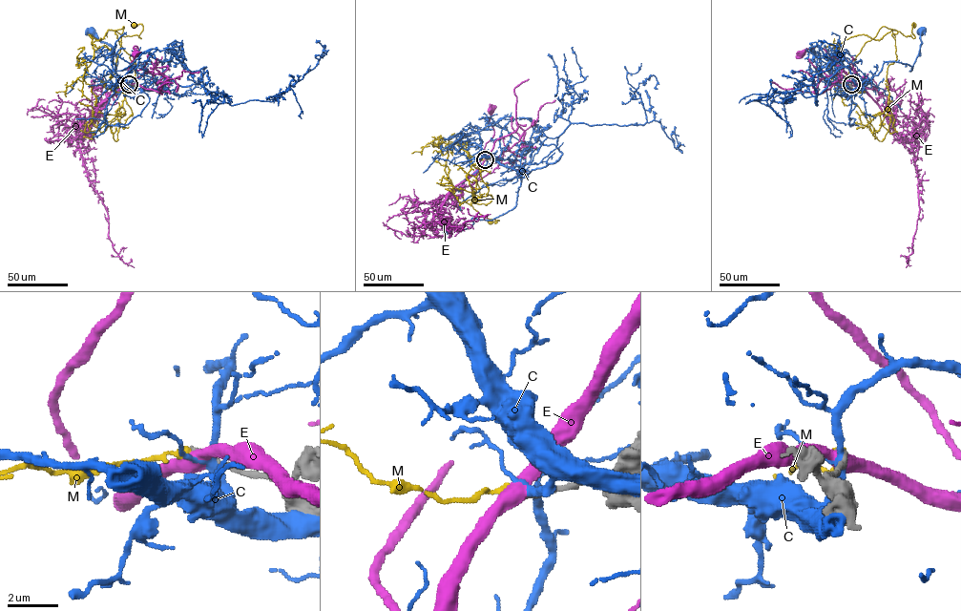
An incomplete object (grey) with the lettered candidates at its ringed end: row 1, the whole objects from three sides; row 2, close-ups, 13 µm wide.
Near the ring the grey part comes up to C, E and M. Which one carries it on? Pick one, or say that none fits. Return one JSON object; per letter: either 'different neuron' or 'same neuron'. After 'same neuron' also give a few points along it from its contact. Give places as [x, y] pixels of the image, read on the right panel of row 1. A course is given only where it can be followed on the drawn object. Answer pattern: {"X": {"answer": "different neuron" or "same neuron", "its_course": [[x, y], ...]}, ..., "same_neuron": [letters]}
{"C": {"answer": "different neuron"}, "E": {"answer": "different neuron"}, "M": {"answer": "different neuron"}, "same_neuron": []}

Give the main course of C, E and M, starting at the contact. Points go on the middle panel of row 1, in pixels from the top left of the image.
C: (486, 159), (497, 160), (519, 173), (516, 205), (490, 220), (472, 218), (473, 223), (466, 229), (448, 230)
E: (486, 159), (476, 171), (485, 144), (494, 135), (490, 121), (490, 109)
M: (485, 159), (460, 149), (469, 152), (477, 172), (480, 195), (470, 204), (494, 222), (499, 221), (490, 221)

